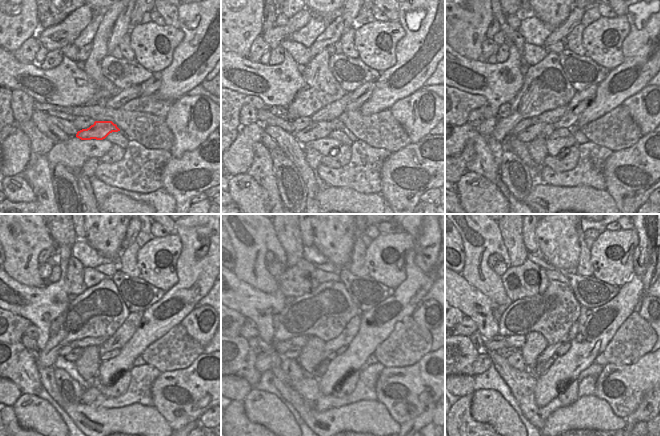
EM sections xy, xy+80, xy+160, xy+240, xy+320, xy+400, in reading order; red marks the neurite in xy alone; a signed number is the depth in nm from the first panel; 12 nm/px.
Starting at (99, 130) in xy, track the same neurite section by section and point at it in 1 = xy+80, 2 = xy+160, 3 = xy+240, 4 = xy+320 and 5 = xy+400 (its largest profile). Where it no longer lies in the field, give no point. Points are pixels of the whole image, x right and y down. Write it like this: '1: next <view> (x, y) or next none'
1: next xy+80 (316, 130)
2: next xy+160 (526, 136)
3: next xy+240 (75, 354)
4: next xy+320 (294, 352)
5: next xy+400 (503, 352)

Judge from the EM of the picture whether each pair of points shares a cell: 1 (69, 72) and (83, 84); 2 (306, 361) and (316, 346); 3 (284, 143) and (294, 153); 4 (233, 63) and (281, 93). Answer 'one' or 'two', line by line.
1: one
2: one
3: one
4: one

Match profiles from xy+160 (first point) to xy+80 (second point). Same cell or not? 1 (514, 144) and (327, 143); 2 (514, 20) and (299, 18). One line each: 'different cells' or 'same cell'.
1: different cells
2: different cells

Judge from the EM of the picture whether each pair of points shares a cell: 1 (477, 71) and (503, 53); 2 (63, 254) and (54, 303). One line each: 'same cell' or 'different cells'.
1: different cells
2: same cell

